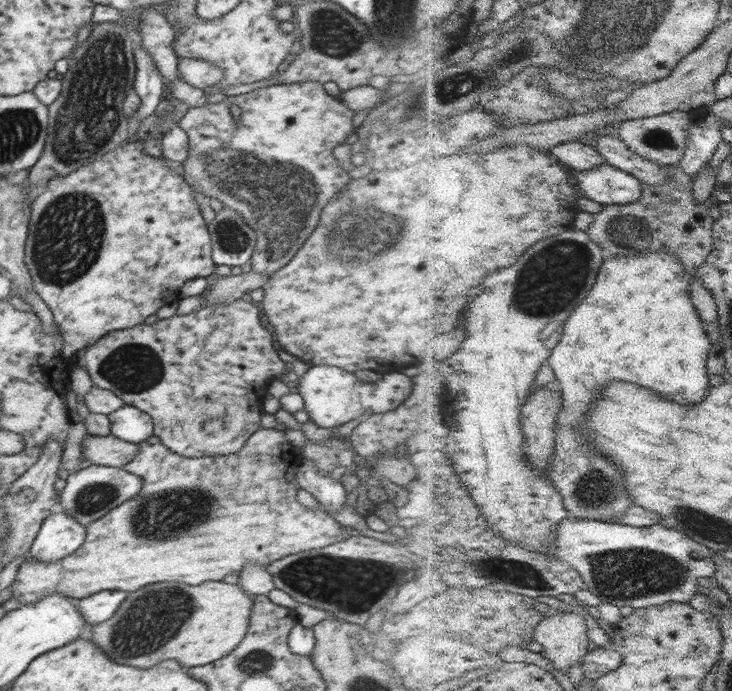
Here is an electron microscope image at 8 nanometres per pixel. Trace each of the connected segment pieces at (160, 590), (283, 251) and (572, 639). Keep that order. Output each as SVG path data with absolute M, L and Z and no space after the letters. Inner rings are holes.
M207 581L200 585L182 585L176 584L176 582L150 584L136 592L129 593L110 620L93 626L91 640L108 654L107 657L110 660L118 664L150 668L162 660L176 660L188 668L204 666L226 656L246 636L248 622L252 616L253 601L254 596L244 593L240 585L226 584L223 581ZM186 596L190 596L190 600L192 600L192 614L180 614L180 612L184 612L184 608L188 604Z
M302 82L292 84L280 84L276 86L267 86L262 89L248 92L240 96L228 97L222 103L211 104L198 108L190 108L178 126L184 129L188 135L188 159L184 162L184 179L192 188L204 193L208 198L217 198L223 203L224 207L230 207L236 212L242 214L243 220L256 231L258 240L255 244L254 252L251 256L251 270L260 272L260 274L273 275L283 266L286 266L290 259L299 251L299 248L305 243L305 240L316 230L321 217L321 211L332 200L340 188L348 184L350 175L343 169L341 163L333 156L333 150L339 145L354 139L353 117L355 112L348 109L339 98L327 94L323 86L318 82ZM232 106L238 106L242 109L242 117L238 122L232 117Z
M576 612L550 614L536 629L535 641L542 654L556 669L568 674L574 664L581 664L590 652L588 620Z

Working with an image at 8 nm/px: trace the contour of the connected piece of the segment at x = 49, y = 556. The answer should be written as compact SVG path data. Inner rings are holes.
M58 508L41 524L29 554L42 563L54 563L78 550L86 535L86 526Z

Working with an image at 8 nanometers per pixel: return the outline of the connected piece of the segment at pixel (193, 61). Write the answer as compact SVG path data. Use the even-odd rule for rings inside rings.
M198 58L179 59L178 73L188 85L205 90L224 79L221 68Z

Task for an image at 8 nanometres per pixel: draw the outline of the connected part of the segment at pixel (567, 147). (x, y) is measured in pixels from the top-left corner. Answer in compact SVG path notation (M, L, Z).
M580 141L562 144L554 148L551 154L555 158L559 158L573 173L594 170L608 163L597 147L588 146Z

